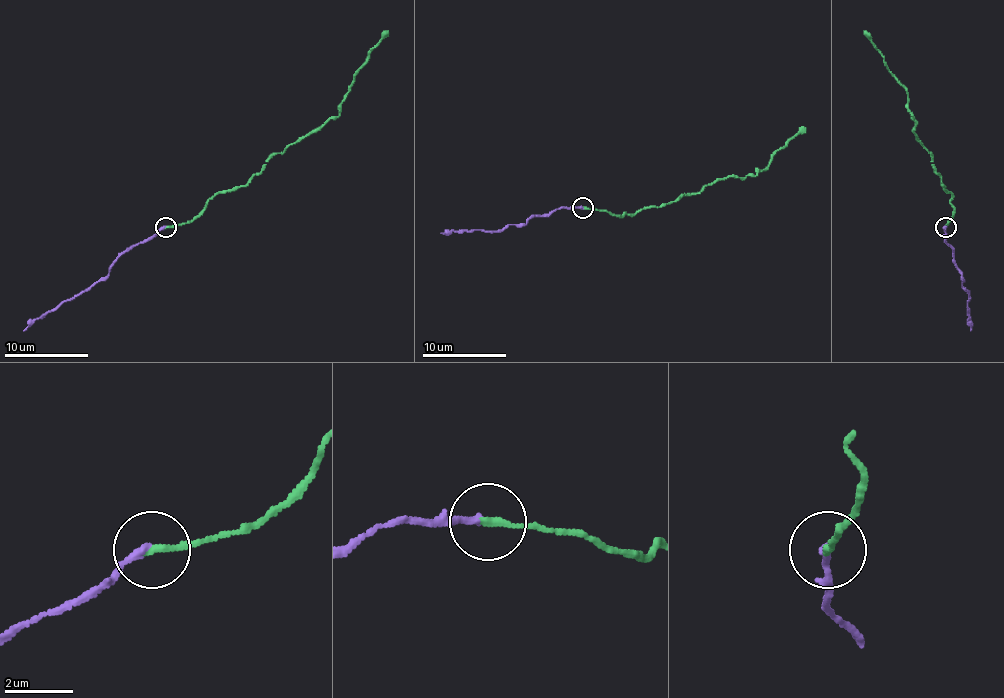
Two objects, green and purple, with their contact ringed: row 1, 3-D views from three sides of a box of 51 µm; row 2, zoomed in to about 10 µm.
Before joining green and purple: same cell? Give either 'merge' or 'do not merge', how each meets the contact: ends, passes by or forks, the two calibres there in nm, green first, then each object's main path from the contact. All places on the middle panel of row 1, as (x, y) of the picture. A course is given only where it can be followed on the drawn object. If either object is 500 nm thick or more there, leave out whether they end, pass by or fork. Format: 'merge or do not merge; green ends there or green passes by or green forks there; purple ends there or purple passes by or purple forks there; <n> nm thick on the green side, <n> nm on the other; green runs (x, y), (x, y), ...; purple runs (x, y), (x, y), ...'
merge; green ends there; purple ends there; 200 nm thick on the green side, 200 nm on the other; green runs (583, 208), (621, 217), (625, 212), (636, 214), (684, 194), (696, 194), (719, 179), (755, 175), (805, 127); purple runs (581, 208), (556, 208), (541, 217), (531, 217), (525, 225), (508, 225), (496, 231), (479, 229), (441, 233)

